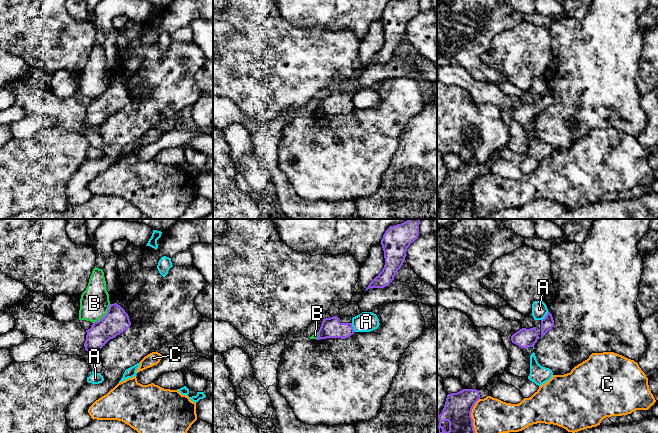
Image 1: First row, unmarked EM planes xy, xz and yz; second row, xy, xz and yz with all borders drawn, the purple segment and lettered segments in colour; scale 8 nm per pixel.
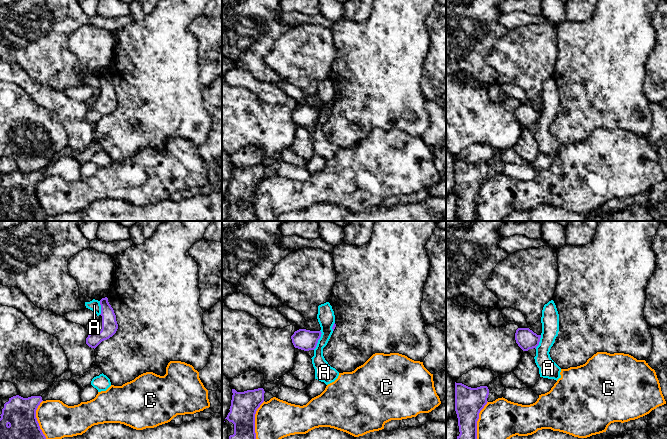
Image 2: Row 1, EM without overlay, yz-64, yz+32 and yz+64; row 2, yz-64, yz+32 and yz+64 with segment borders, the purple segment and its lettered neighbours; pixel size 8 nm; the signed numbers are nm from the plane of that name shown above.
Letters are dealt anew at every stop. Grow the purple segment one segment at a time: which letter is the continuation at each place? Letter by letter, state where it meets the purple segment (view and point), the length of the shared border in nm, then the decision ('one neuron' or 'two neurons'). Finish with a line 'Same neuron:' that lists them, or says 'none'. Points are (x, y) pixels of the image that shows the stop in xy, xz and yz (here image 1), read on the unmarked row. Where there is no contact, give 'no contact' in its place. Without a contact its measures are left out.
A: contact yz (545, 92); length 100 nm; two neurons
B: contact xy (105, 91); length 220 nm; two neurons
C: contact yz (472, 196); length 360 nm; two neurons
Same neuron: none

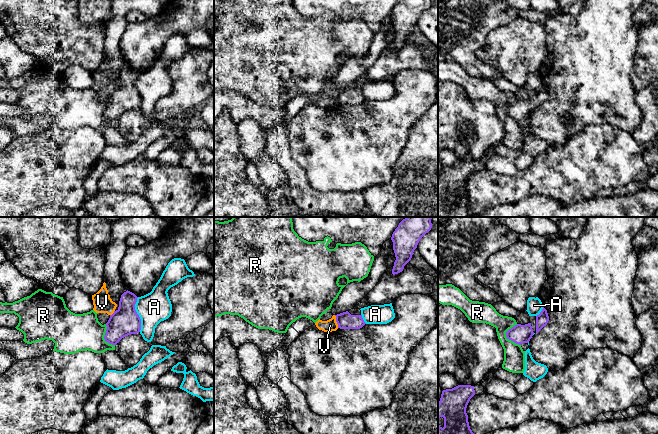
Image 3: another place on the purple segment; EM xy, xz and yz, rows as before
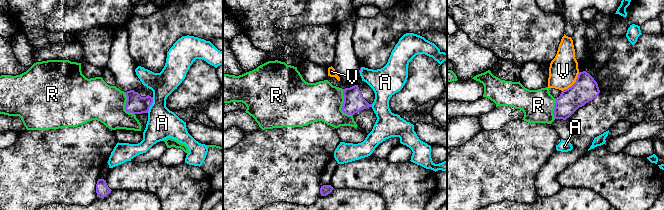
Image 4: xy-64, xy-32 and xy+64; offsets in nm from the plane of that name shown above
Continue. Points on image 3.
A: contact xy (137, 90); length 280 nm; two neurons
R: contact yz (507, 113); length 180 nm; two neurons
V: contact xz (336, 97); length 110 nm; two neurons
Same neuron: none

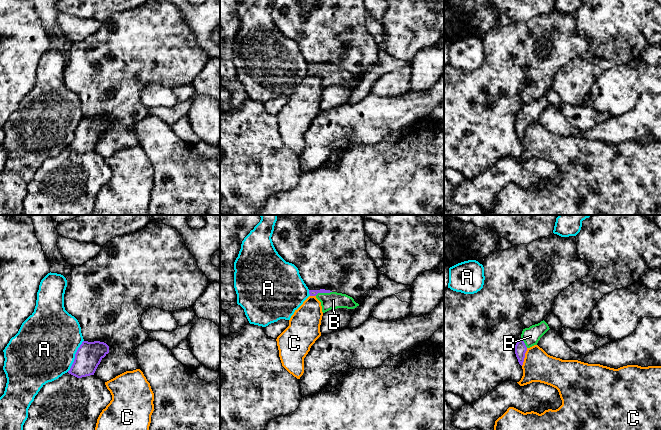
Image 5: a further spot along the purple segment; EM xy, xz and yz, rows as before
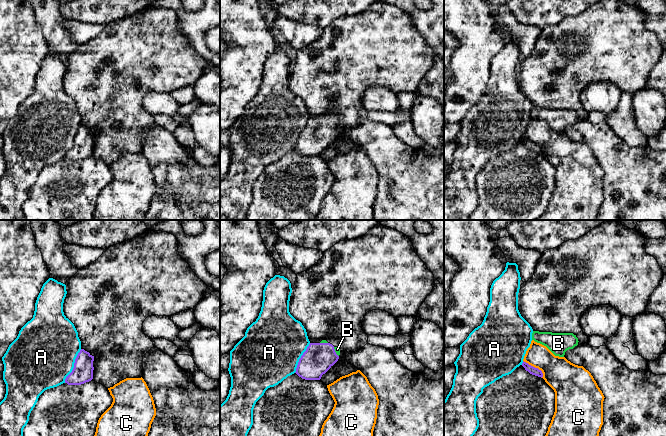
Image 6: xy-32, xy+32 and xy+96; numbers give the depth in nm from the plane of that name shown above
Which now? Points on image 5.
A: contact xy (75, 132); length 280 nm; two neurons
B: contact xz (323, 68); length 140 nm; one neuron
C: contact yz (524, 133); length 150 nm; two neurons
Same neuron: B

